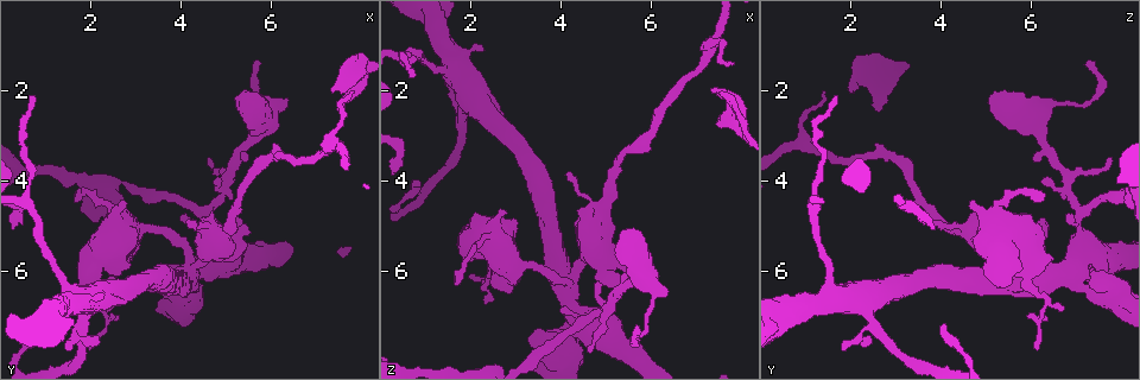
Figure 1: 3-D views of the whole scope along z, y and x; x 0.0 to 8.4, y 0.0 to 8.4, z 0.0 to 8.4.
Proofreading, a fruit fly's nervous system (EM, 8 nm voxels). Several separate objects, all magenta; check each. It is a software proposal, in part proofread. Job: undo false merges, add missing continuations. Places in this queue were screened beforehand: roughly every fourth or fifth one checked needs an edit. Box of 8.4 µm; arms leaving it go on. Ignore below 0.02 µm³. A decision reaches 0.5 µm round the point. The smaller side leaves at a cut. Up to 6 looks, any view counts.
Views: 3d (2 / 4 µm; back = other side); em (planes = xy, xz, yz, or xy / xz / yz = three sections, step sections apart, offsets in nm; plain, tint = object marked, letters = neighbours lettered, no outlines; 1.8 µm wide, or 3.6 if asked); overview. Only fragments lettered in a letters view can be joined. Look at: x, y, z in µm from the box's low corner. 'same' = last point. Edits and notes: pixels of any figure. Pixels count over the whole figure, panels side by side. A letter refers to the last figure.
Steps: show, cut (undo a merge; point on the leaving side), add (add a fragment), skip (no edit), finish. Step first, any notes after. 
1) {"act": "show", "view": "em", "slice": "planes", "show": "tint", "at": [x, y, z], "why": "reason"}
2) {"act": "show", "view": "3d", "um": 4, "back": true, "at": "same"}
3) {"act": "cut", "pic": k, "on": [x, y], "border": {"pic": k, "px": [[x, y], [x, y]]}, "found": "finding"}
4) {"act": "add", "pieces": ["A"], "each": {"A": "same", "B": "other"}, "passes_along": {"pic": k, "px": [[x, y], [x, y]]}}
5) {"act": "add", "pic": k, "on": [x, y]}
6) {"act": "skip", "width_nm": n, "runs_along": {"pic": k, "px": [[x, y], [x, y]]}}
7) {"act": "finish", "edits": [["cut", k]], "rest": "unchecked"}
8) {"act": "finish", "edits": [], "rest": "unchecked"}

{"act": "show", "view": "3d", "um": 4, "at": [7.35, 2.05, 2.00], "why": "free end"}

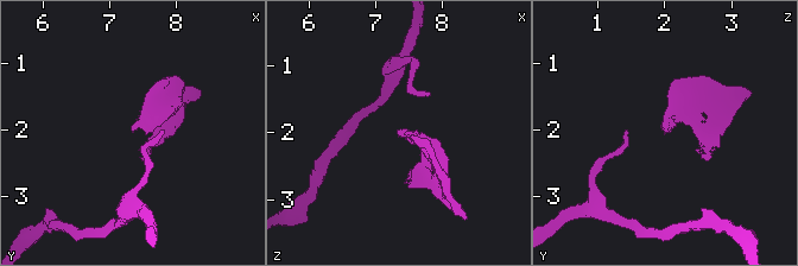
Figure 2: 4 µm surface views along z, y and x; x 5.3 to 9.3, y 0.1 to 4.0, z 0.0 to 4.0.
{"act": "show", "view": "em", "slice": "planes", "show": "tint", "at": [7.30, 2.05, 2.00], "why": "now the EM"}

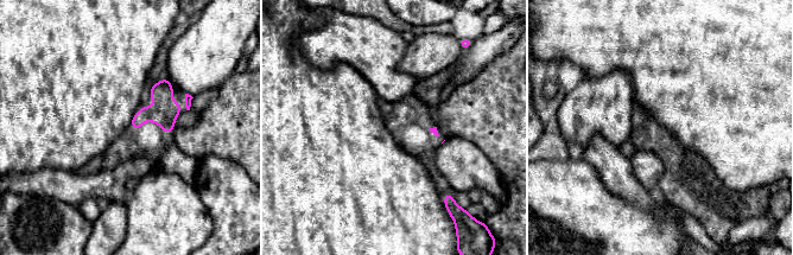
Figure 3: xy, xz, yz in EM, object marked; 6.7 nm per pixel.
{"act": "show", "view": "em", "slice": "planes", "show": "letters", "at": "same"}

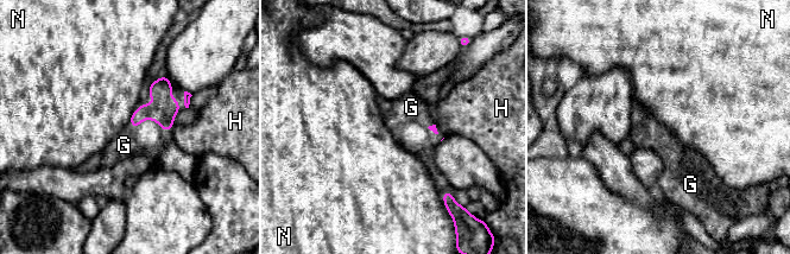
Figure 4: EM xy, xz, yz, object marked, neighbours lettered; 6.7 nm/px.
{"act": "add", "pieces": ["G"], "each": {"G": "same", "H": "other", "N": "other"}, "found": "it goes on there"}

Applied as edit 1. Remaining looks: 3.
{"act": "show", "view": "overview"}

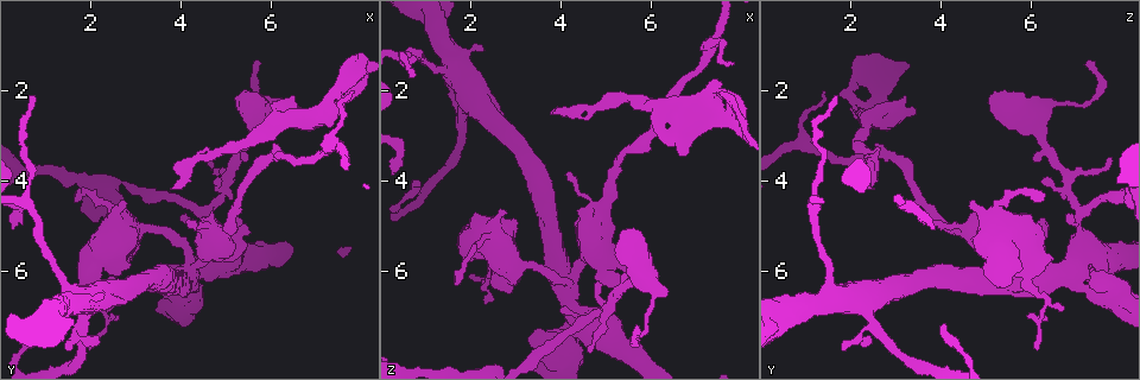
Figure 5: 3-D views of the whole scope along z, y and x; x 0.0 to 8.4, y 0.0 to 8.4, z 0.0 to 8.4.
{"act": "show", "view": "em", "slice": "planes", "show": "letters", "at": [4.10, 6.00, 6.25], "why": "four or more arms meet"}

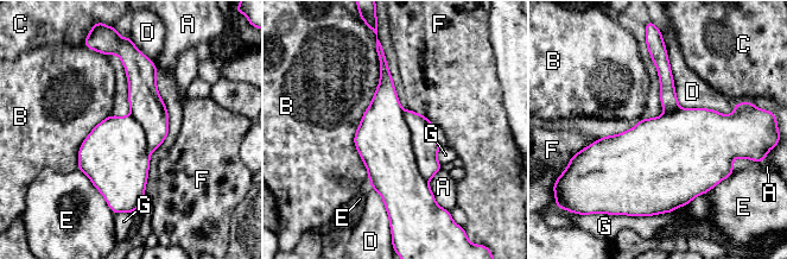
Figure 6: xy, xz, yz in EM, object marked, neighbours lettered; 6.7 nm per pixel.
{"act": "cut", "pic": 6, "on": [425, 147], "longest_contact_nm": ["B", 850], "each": {"A": "other", "B": "other", "C": "other", "D": "other", "E": "other", "F": "other", "G": "other"}, "found": "a second cell is stuck on"}

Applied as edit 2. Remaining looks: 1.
{"act": "finish", "edits": [["add", 4], ["cut", 6]], "rest": "unchecked"}

